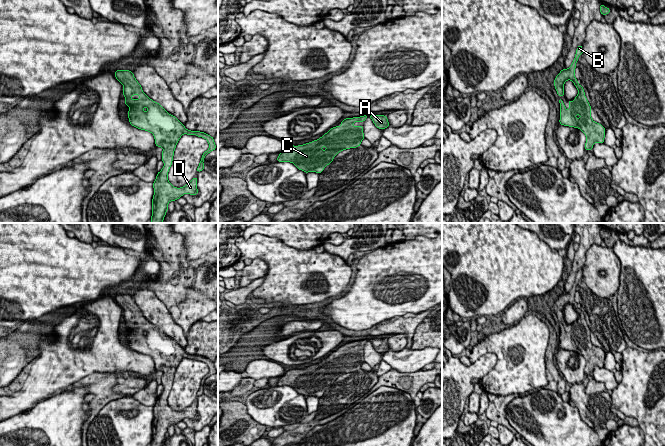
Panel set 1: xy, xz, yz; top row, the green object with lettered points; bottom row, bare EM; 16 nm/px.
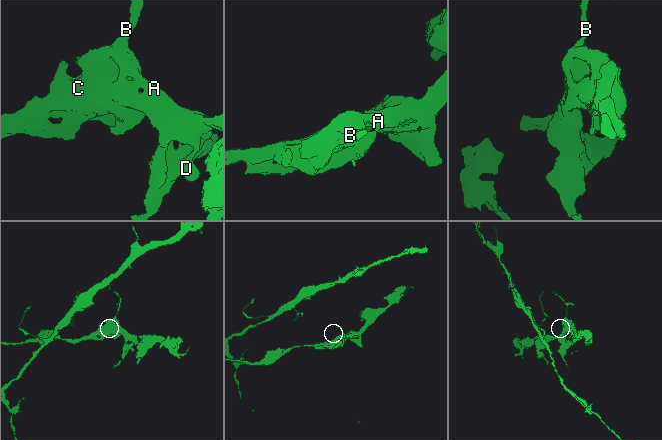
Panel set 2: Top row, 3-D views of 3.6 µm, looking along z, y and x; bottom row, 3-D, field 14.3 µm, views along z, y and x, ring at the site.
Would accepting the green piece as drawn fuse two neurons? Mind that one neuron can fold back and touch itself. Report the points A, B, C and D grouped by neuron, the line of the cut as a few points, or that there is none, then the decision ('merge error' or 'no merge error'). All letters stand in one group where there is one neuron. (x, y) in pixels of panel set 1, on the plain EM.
A B C D; no cut; no merge error

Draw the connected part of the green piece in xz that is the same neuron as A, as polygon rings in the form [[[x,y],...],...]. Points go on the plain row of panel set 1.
[[[370,339],[369,340],[373,347],[375,348],[375,350],[379,353],[385,353],[387,351],[389,351],[389,346],[387,343],[387,340],[384,339]]]

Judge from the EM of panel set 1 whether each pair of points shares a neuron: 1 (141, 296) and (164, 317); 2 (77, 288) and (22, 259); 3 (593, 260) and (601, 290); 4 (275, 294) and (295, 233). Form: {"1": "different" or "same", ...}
{"1": "same", "2": "same", "3": "same", "4": "different"}

